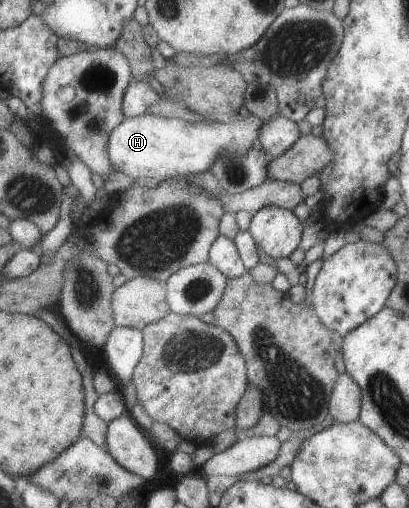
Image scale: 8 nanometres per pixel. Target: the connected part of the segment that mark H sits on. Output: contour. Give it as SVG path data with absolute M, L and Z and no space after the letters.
M250 114L244 119L238 115L225 123L191 123L156 115L128 117L108 133L106 154L114 170L133 179L146 177L159 183L170 177L204 172L216 156L224 151L245 153L248 147L256 143L263 122Z

